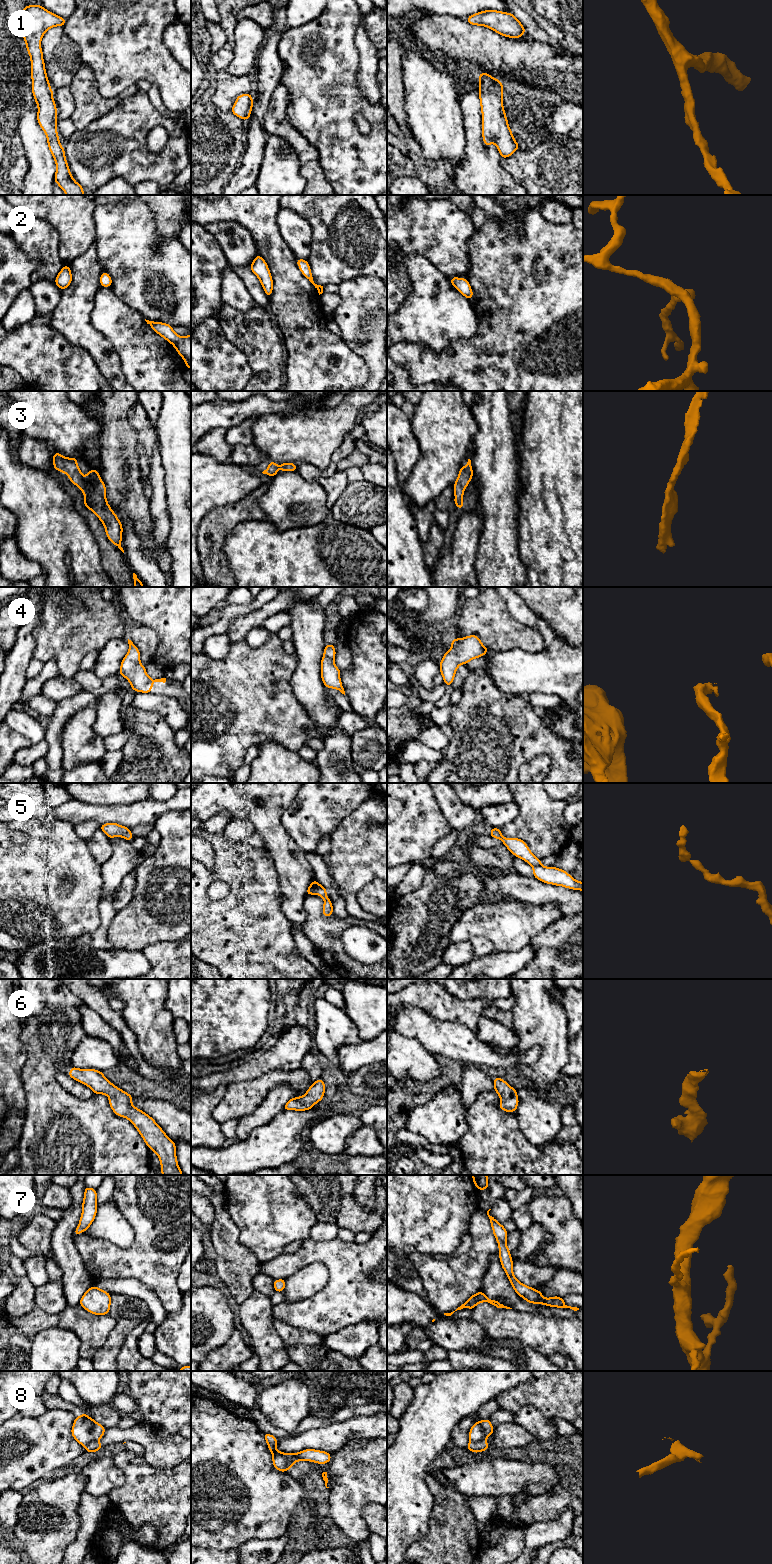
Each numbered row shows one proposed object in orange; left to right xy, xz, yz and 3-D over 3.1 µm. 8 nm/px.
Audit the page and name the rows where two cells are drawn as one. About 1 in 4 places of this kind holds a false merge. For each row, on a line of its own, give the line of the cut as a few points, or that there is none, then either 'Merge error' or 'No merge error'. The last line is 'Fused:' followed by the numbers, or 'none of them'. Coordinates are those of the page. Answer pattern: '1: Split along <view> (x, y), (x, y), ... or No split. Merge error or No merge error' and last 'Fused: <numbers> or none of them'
1: No split. No merge error
2: No split. No merge error
3: No split. No merge error
4: No split. No merge error
5: No split. No merge error
6: No split. No merge error
7: No split. No merge error
8: Split along xz (273, 1454), (283, 1454), (286, 1456), (292, 1454). Merge error
Fused: 8

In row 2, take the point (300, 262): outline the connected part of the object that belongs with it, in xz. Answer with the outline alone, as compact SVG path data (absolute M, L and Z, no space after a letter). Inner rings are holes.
M296 259L296 263L299 266L301 273L315 286L319 295L322 294L323 293L323 286L317 285L314 283L308 261L304 260L304 259Z

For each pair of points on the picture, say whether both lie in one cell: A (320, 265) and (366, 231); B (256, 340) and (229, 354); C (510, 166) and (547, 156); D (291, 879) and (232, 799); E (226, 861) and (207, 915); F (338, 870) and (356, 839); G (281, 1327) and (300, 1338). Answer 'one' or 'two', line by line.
A: one
B: two
C: one
D: one
E: one
F: one
G: one

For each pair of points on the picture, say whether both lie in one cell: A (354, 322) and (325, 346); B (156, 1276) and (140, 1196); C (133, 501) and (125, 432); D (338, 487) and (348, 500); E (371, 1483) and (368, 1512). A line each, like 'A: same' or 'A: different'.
A: different
B: same
C: same
D: different
E: different

